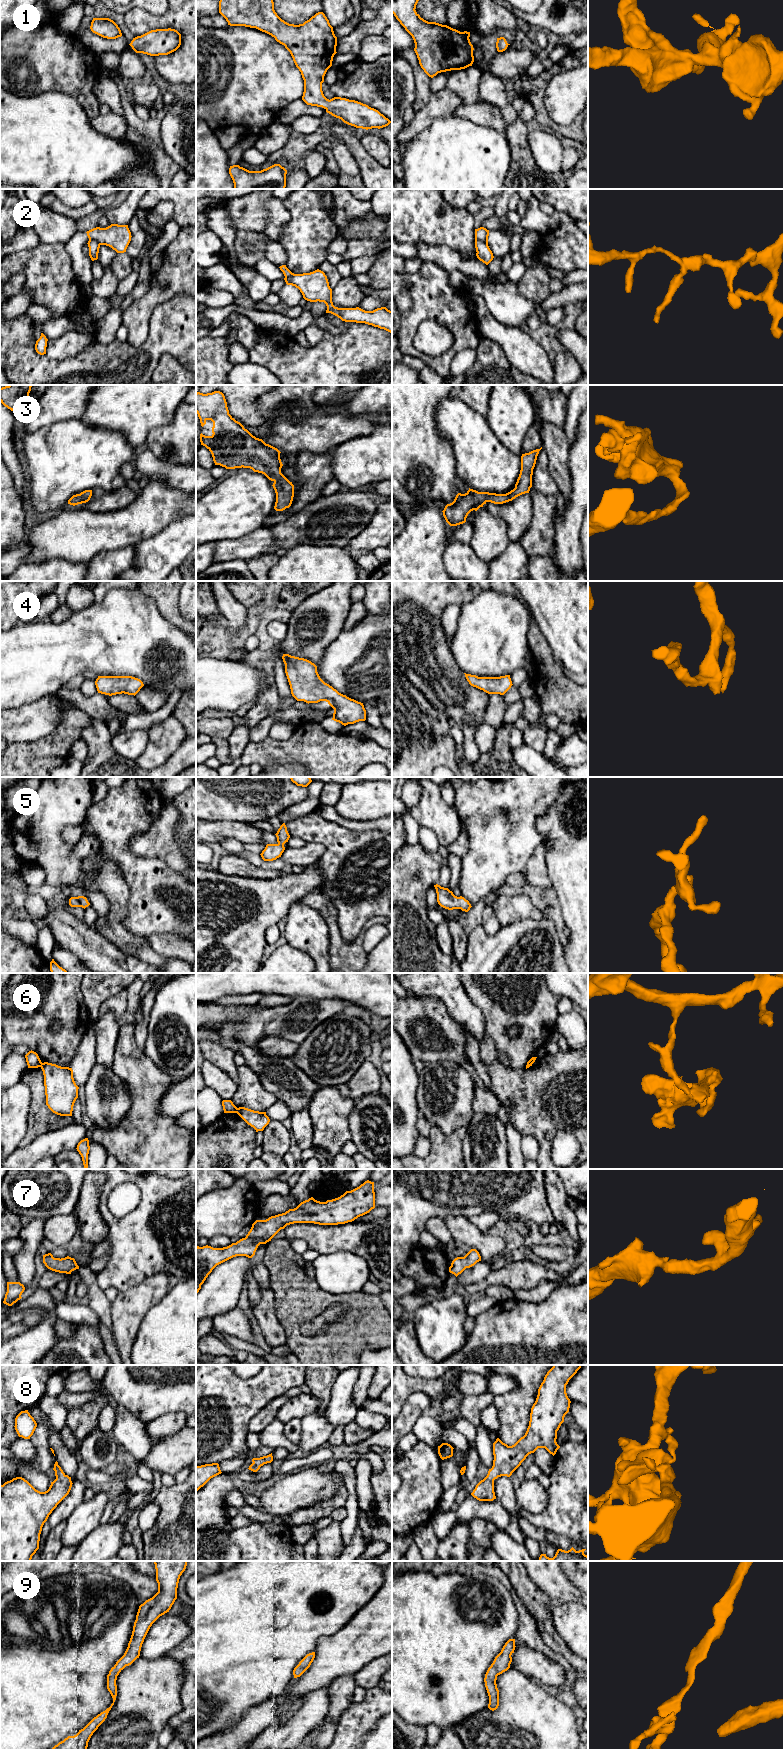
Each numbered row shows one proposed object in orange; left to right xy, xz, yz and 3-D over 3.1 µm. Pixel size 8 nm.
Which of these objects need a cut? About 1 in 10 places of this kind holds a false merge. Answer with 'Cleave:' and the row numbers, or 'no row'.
Cleave: 2, 6

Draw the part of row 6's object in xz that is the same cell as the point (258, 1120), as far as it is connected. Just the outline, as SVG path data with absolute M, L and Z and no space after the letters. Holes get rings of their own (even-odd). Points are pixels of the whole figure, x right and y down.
M245 1107L237 1108L237 1114L256 1132L263 1131L264 1128L269 1124L270 1119L266 1115L266 1112L254 1111Z

